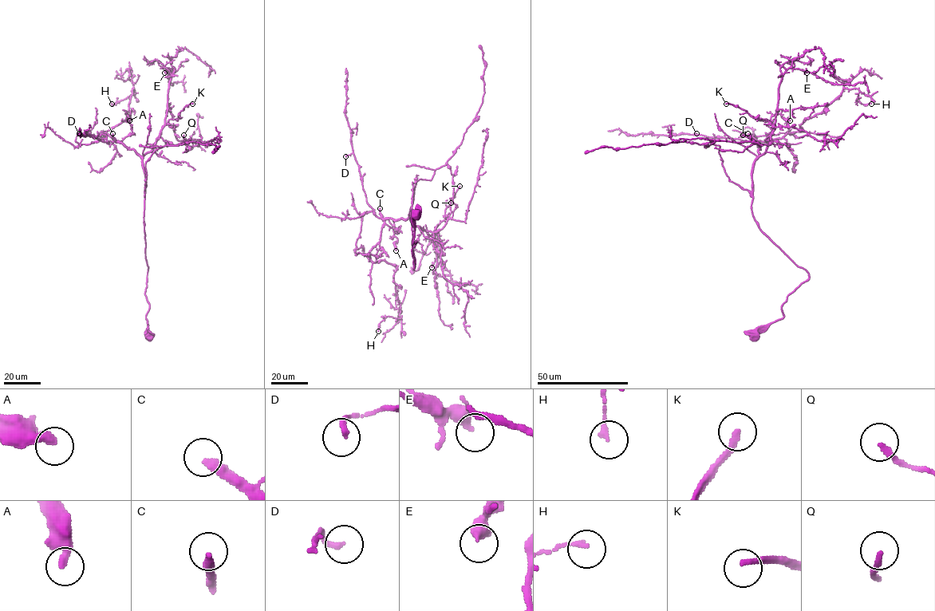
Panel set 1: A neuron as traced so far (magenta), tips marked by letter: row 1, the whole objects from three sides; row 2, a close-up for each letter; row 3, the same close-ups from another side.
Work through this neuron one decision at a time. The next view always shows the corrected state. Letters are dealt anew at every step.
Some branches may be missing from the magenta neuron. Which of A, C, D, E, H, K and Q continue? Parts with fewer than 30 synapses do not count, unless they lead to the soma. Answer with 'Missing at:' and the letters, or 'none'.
Missing at: C, K

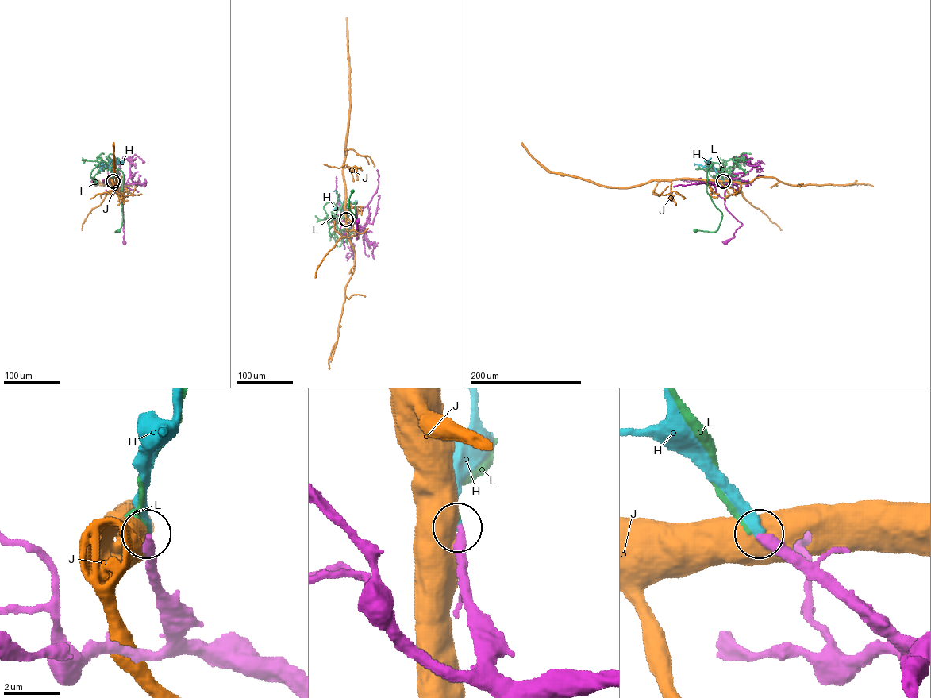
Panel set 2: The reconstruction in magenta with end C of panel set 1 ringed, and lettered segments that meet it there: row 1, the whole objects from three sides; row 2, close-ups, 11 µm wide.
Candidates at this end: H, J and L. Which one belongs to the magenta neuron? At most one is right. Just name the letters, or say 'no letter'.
H

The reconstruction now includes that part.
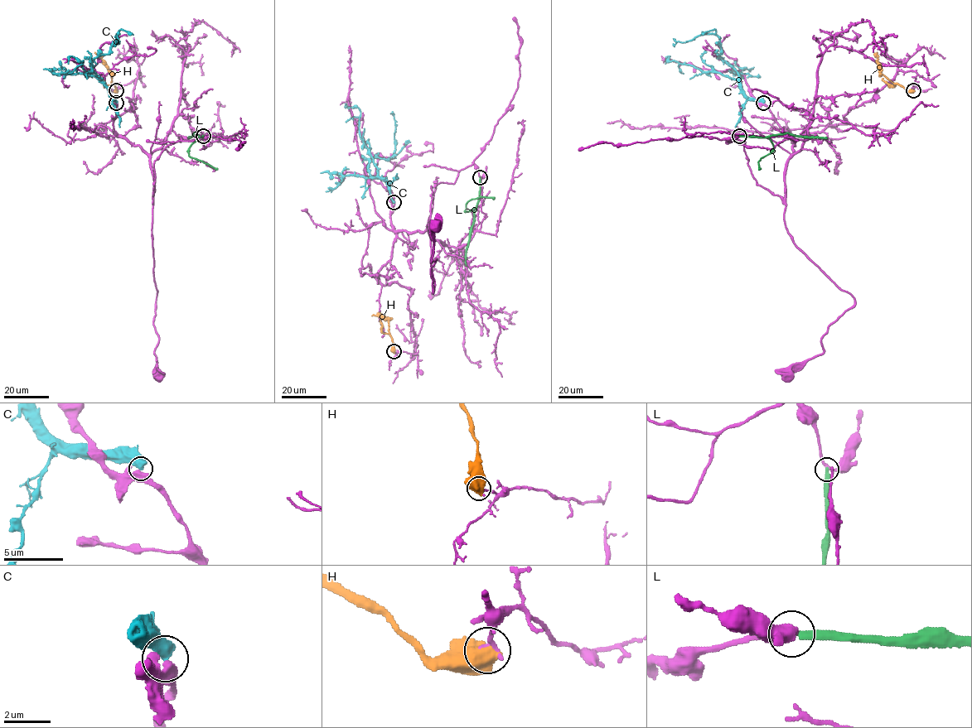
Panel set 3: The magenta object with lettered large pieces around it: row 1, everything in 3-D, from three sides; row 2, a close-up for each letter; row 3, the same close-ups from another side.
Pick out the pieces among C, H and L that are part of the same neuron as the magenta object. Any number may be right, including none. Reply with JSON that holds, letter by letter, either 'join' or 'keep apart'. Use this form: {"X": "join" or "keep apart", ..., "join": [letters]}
{"C": "keep apart", "H": "keep apart", "L": "keep apart", "join": []}

